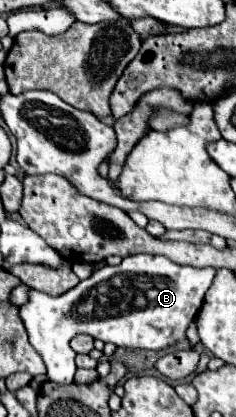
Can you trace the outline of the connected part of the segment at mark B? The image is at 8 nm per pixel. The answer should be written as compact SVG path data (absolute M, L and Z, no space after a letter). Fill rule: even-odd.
M133 254L123 258L119 266L105 266L101 270L95 270L91 278L79 282L75 288L61 296L49 296L29 288L29 300L19 306L19 318L25 324L31 346L41 354L47 366L49 380L57 384L71 384L75 376L75 352L71 350L69 342L73 336L89 334L94 339L110 342L115 346L161 350L169 344L185 340L185 330L201 310L205 292L209 290L213 278L215 268L181 266L159 254Z

